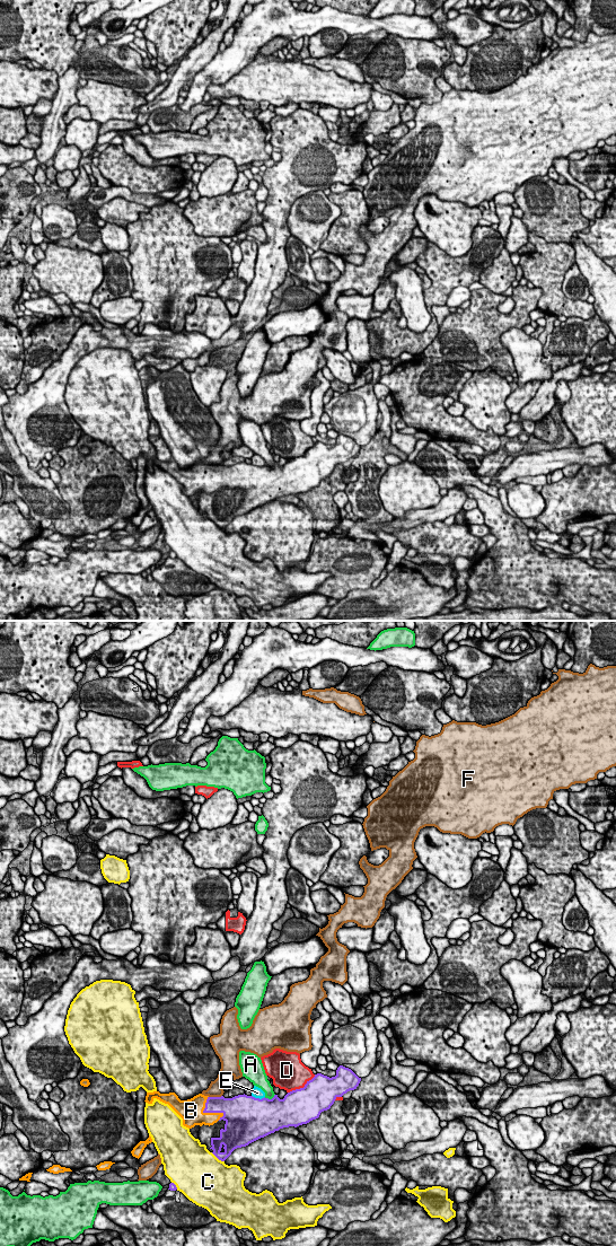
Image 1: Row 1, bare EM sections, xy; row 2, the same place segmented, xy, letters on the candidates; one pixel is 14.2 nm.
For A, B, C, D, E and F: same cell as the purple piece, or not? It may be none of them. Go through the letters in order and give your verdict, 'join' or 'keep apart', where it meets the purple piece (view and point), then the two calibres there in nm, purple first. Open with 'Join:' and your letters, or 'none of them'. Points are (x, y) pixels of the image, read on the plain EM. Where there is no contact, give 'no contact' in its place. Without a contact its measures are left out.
Join: B
A: keep apart; meets purple in xy at (270, 467); 500 nm thick on the purple side, 160 nm on the other
B: join; meets purple in xy at (209, 480); 220 nm thick on the purple side, 320 nm on the other
C: keep apart; meets purple in xy at (218, 526); 160 nm thick on the purple side, 500 nm on the other
D: keep apart; meets purple in xy at (301, 456); 480 nm thick on the purple side, 440 nm on the other
E: keep apart; meets purple in xy at (258, 466); 500 nm thick on the purple side, 160 nm on the other
F: keep apart; meets purple in xy at (214, 465); 260 nm thick on the purple side, 200 nm on the other

